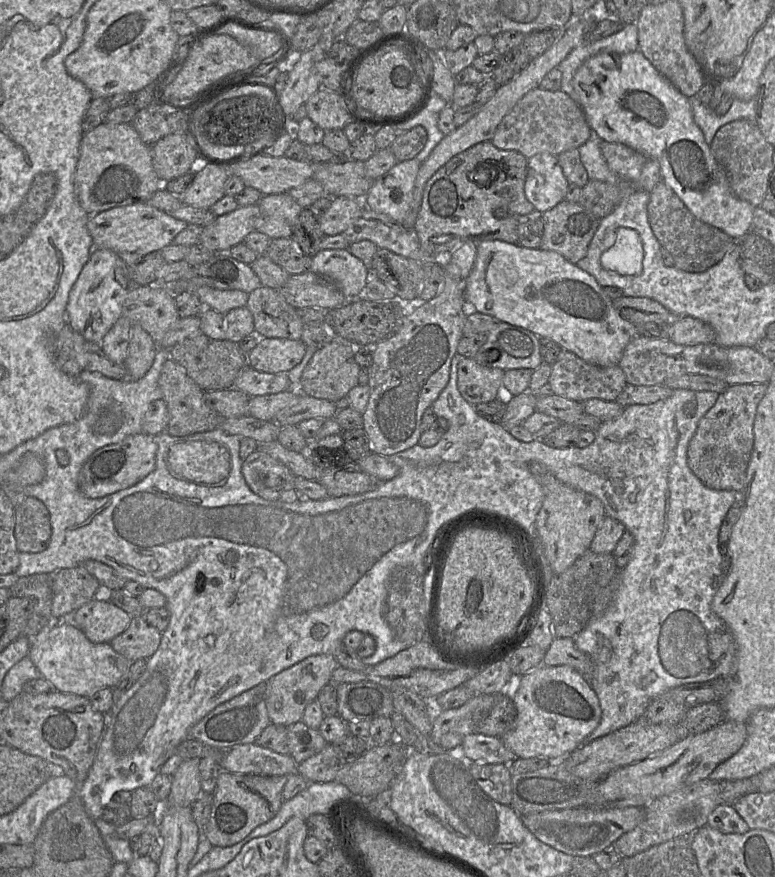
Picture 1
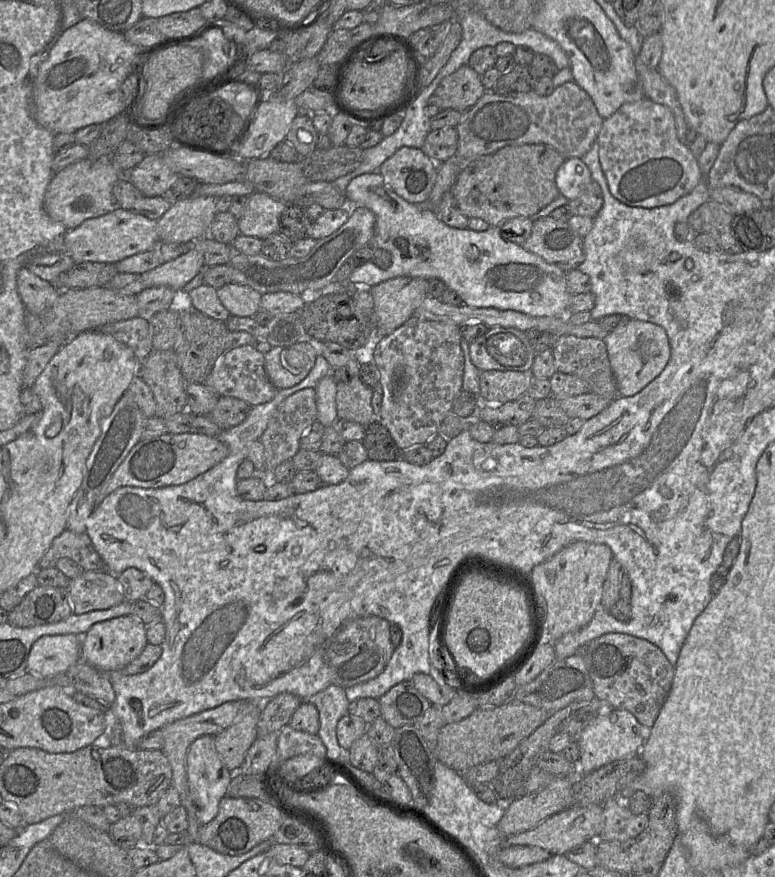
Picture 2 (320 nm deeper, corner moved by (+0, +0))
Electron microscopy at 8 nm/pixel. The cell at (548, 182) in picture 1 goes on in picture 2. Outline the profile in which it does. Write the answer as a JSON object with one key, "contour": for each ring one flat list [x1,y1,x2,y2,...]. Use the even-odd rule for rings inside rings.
{"contour":[[567,158,556,173,555,182,560,195,573,200,592,181,588,167,580,158]]}

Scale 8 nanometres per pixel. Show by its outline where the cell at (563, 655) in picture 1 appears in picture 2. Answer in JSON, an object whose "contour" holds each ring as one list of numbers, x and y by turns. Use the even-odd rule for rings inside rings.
{"contour":[[607,633,584,644,580,648,578,648,577,653,575,654,581,655,586,663,587,669,589,671,593,683,593,690,594,690,595,697,599,698,602,701,605,701,611,708,624,709,631,712,644,728,650,729,653,726,660,712,660,709,670,692,672,682,674,679,674,674,675,674,675,667,669,662,665,654,658,646,647,641,646,639,638,638,628,634]]}

